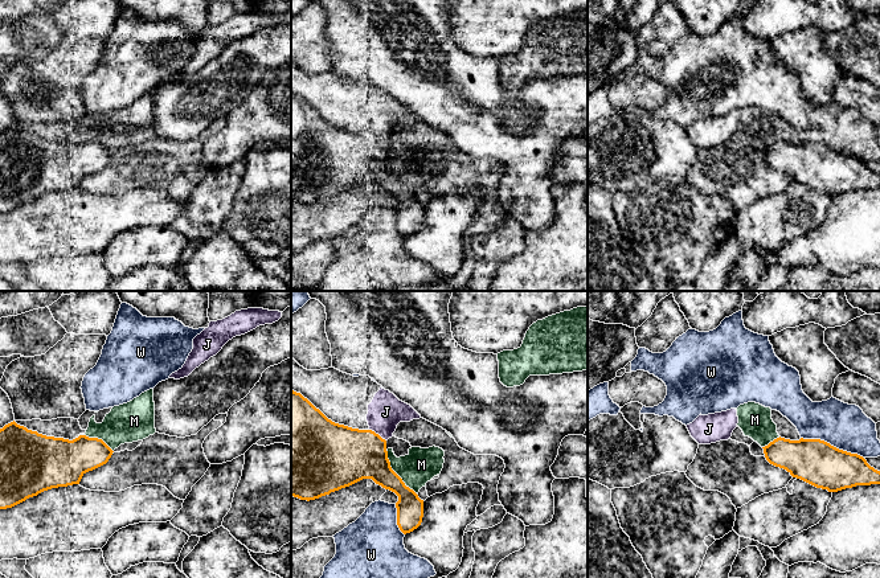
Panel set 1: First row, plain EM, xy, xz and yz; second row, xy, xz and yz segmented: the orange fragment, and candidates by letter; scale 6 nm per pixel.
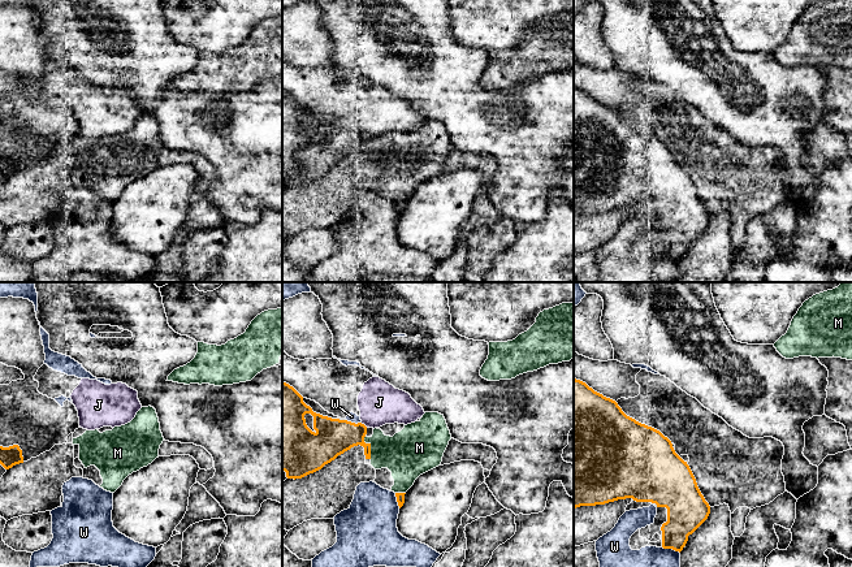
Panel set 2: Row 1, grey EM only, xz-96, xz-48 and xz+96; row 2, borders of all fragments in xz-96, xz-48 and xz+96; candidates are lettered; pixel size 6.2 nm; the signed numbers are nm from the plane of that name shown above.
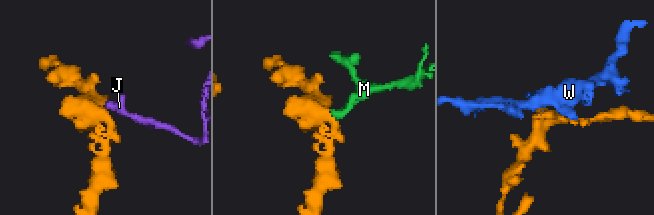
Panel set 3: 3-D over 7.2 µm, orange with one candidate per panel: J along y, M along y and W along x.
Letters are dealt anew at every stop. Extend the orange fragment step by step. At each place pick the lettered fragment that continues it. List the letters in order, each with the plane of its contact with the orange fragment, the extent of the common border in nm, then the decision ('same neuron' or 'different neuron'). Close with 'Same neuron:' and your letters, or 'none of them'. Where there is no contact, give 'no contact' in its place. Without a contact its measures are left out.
J: xz | 130 nm | same neuron
M: xz | 340 nm | different neuron
W: yz | 400 nm | different neuron
Same neuron: J

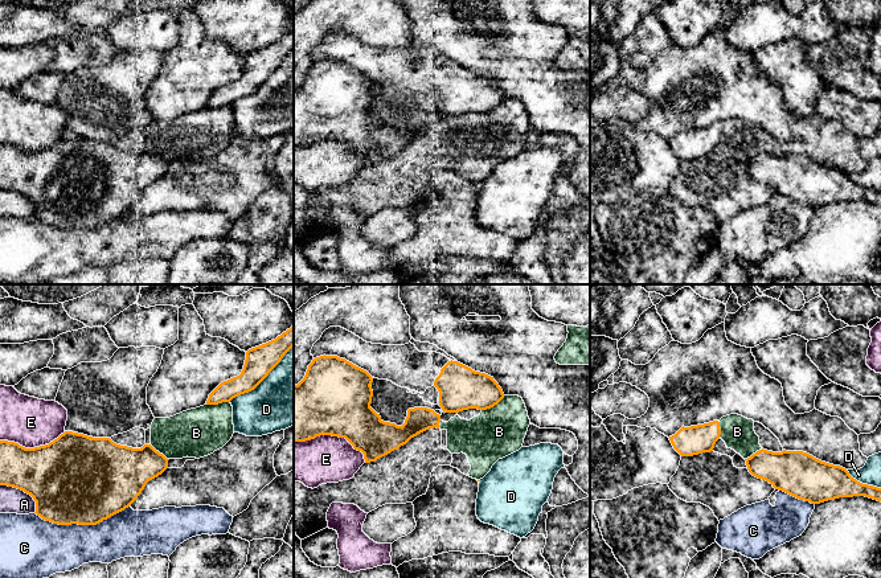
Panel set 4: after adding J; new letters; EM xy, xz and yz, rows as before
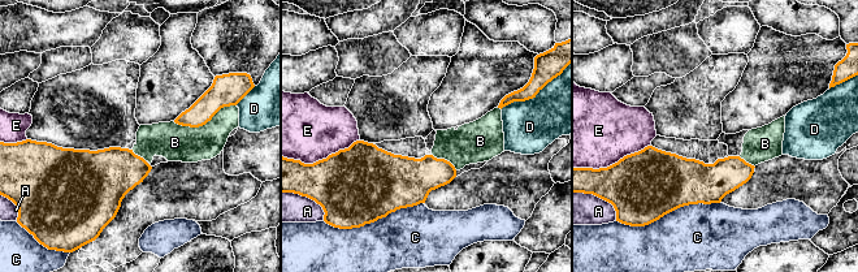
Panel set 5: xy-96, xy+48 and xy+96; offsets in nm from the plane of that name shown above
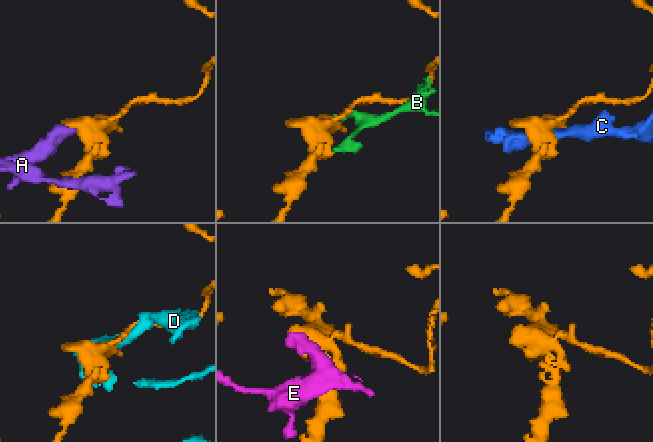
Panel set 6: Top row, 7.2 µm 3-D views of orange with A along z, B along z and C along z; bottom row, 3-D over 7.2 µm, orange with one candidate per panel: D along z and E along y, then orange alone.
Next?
A: xy | 280 nm | different neuron
B: xy | 150 nm | different neuron
C: xy | 600 nm | different neuron
D: xy | 500 nm | different neuron
E: xz | 460 nm | different neuron
Same neuron: none of them

